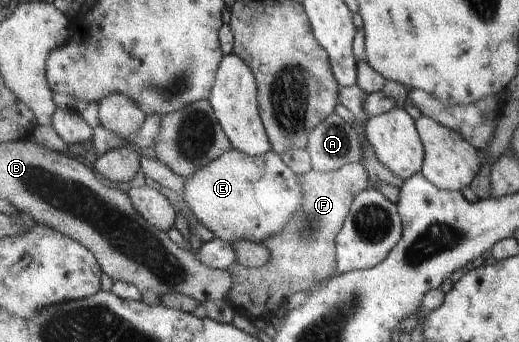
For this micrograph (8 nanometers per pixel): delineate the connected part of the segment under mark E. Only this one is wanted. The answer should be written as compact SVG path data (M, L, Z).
M231 150L221 157L210 162L193 173L193 177L186 179L187 191L185 201L189 203L195 217L215 233L217 238L228 242L249 240L255 243L279 235L289 223L289 219L295 215L295 209L303 205L303 189L299 183L299 174L287 165L287 162L277 152L271 150L265 155L251 157L239 150Z

